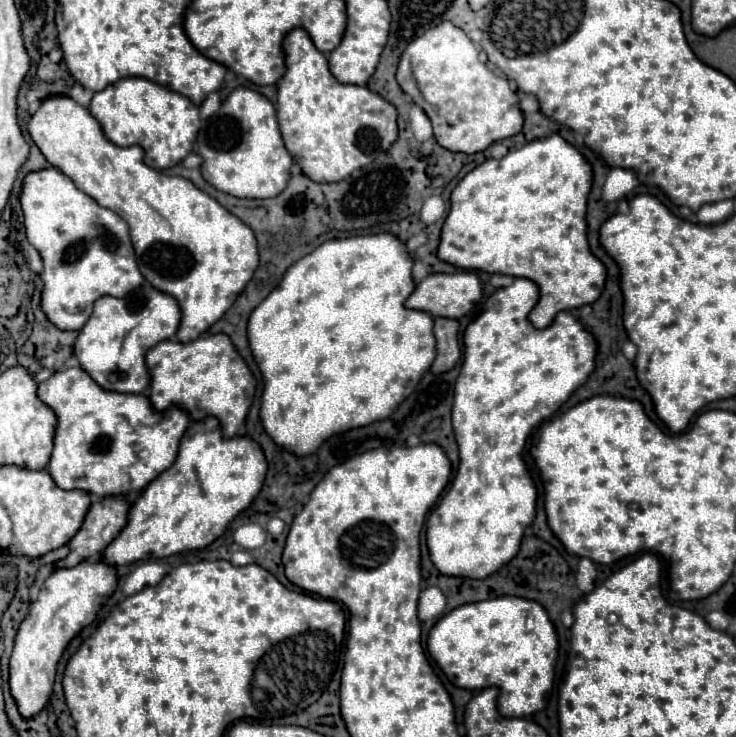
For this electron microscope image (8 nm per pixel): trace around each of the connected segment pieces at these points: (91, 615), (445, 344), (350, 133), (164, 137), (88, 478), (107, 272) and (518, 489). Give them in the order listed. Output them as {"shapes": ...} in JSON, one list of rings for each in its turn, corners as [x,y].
{"shapes":[[[[84,559],[74,567],[54,569],[42,583],[36,601],[30,603],[28,617],[20,623],[16,645],[10,657],[10,691],[24,717],[40,713],[50,699],[56,665],[74,635],[96,619],[98,609],[118,587],[116,567],[102,559]]],[[[436,317],[434,319],[438,355],[430,367],[432,373],[450,371],[458,363],[458,359],[462,355],[460,343],[458,343],[458,331],[460,331],[460,323],[456,319],[448,319],[448,317]]],[[[294,29],[286,35],[284,53],[286,53],[286,73],[278,83],[278,101],[276,101],[278,125],[286,149],[294,157],[294,163],[300,165],[304,175],[320,183],[342,181],[352,171],[370,165],[392,147],[392,143],[398,139],[398,123],[396,123],[398,113],[392,103],[388,103],[380,95],[374,95],[374,91],[370,91],[368,87],[338,83],[336,77],[330,73],[326,55],[314,47],[310,35],[304,29]]],[[[142,77],[120,79],[104,91],[94,93],[90,113],[98,119],[112,143],[120,147],[140,145],[146,151],[146,165],[154,169],[178,165],[192,151],[192,143],[200,129],[198,107],[190,99]]],[[[78,367],[54,373],[48,381],[40,383],[38,395],[58,415],[54,451],[48,463],[48,473],[62,489],[86,489],[88,493],[98,497],[140,493],[150,481],[154,481],[174,463],[180,439],[190,423],[190,417],[182,407],[172,405],[164,411],[156,411],[148,395],[108,391],[100,387],[84,369]]],[[[48,167],[26,175],[20,203],[28,241],[44,261],[42,309],[58,329],[82,329],[96,299],[104,295],[124,297],[144,283],[126,221],[100,207],[58,169]]],[[[516,279],[510,287],[502,287],[498,289],[492,297],[488,297],[488,301],[484,303],[482,313],[476,317],[476,321],[472,321],[466,327],[464,333],[464,361],[462,361],[462,371],[460,377],[456,381],[456,389],[454,389],[454,407],[452,407],[452,425],[454,425],[454,433],[456,433],[456,441],[460,447],[460,467],[456,471],[456,477],[452,481],[452,487],[446,491],[446,495],[440,499],[440,503],[436,505],[436,509],[430,513],[428,521],[426,521],[426,543],[428,543],[428,551],[430,551],[430,559],[434,561],[434,565],[440,569],[440,573],[444,575],[456,575],[456,577],[470,577],[470,579],[484,579],[492,573],[496,573],[500,567],[504,567],[516,553],[522,541],[522,535],[526,531],[526,527],[534,521],[536,515],[536,499],[538,499],[538,489],[534,485],[534,479],[524,463],[522,451],[526,445],[526,439],[530,435],[530,431],[540,425],[544,419],[548,419],[594,371],[596,367],[596,351],[598,351],[598,343],[594,343],[594,337],[590,335],[590,331],[586,331],[586,327],[582,327],[582,323],[578,323],[578,317],[574,317],[572,313],[558,313],[554,323],[546,329],[536,329],[530,321],[528,315],[534,309],[534,305],[538,303],[538,285],[530,279]]]]}

